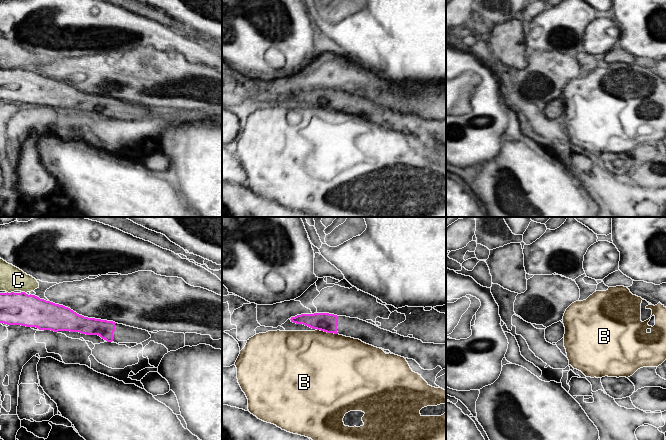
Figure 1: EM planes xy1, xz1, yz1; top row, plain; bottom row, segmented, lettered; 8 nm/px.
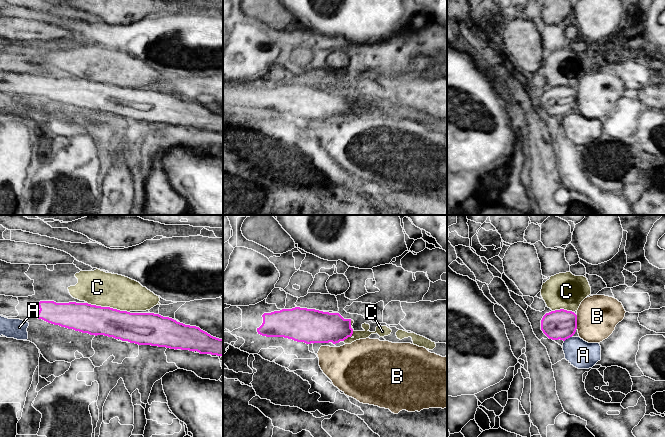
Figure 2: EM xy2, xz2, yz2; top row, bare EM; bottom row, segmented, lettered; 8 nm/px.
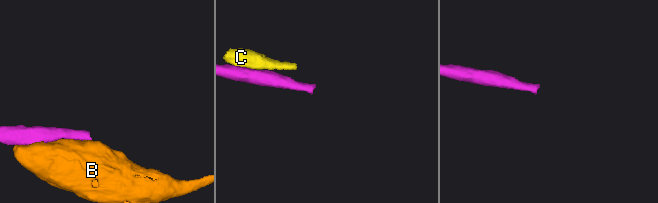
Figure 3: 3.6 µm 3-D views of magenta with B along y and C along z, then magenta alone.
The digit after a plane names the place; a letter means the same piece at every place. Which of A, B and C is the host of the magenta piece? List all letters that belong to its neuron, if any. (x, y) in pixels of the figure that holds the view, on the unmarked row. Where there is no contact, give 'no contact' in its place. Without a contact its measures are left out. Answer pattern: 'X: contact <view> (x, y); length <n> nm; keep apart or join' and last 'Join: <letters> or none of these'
A: contact yz2 (567, 114); length 80 nm; keep apart
B: contact xz1 (329, 108); length 140 nm; keep apart
C: contact xy2 (108, 83); length 360 nm; keep apart
Join: none of these

